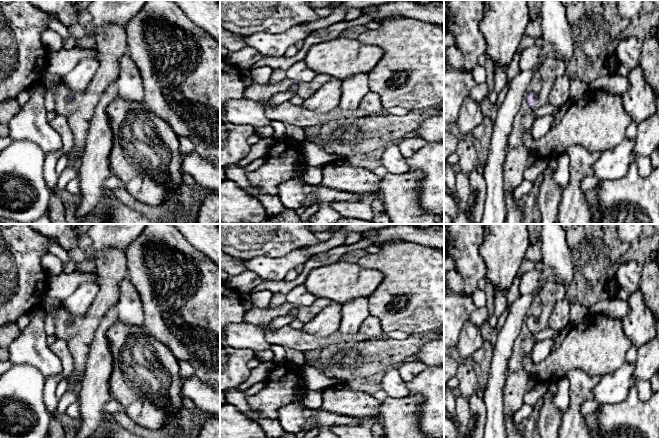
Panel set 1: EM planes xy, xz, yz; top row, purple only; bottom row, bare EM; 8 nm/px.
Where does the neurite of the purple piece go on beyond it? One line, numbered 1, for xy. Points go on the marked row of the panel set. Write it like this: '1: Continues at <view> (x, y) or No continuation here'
1: No continuation here

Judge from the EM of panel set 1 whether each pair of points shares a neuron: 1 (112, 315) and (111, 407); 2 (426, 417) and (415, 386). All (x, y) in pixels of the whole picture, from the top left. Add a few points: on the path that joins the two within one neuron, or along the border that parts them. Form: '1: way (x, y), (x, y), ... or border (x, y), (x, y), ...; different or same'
1: border (112, 397), (105, 405), (105, 412); different
2: way (428, 409), (428, 397), (423, 392); same

